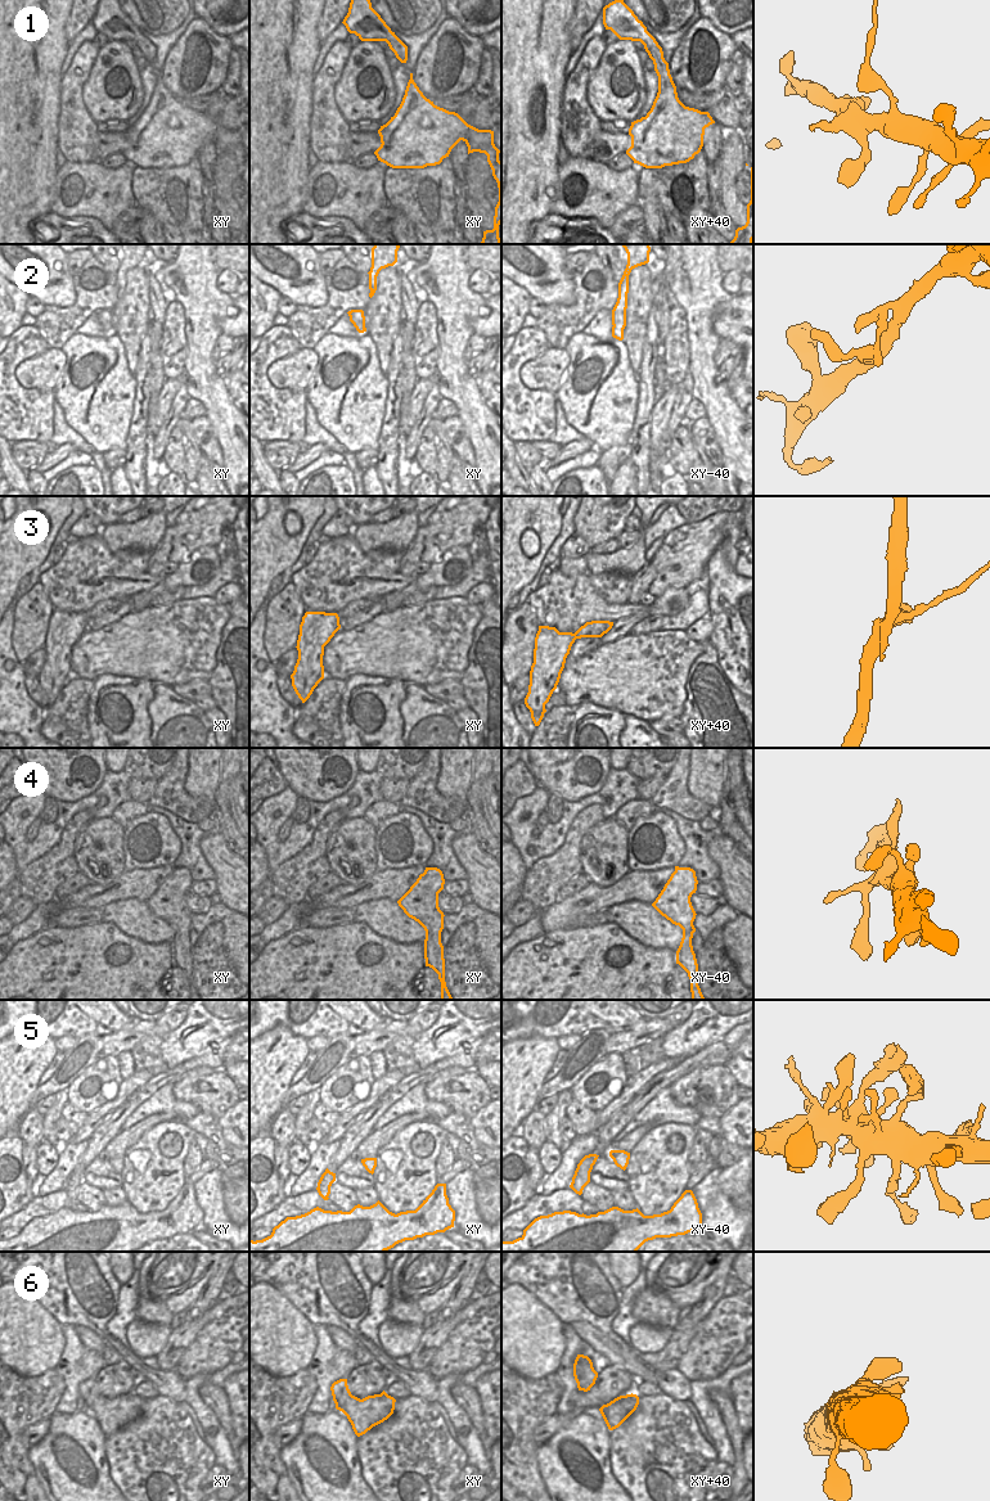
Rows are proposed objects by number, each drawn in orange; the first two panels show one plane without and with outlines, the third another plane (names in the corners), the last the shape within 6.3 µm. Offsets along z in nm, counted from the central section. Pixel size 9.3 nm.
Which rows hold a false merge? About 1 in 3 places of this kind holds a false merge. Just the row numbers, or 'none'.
3

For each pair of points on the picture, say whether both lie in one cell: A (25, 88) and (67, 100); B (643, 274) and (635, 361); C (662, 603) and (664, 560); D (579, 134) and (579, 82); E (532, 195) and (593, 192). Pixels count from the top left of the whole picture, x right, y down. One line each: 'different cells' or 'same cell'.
A: different cells
B: same cell
C: different cells
D: same cell
E: different cells

